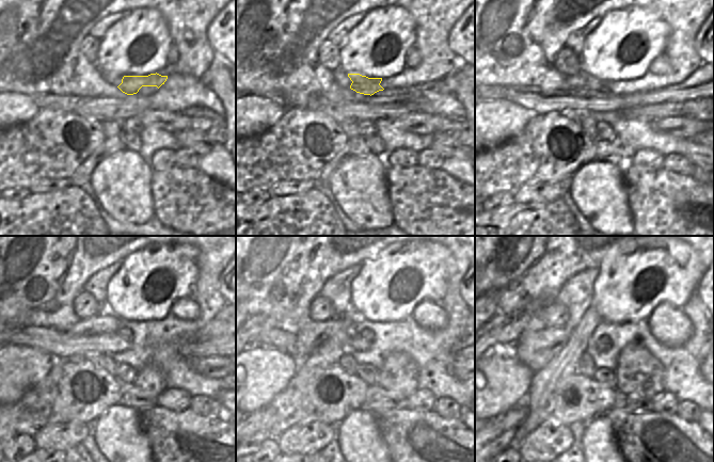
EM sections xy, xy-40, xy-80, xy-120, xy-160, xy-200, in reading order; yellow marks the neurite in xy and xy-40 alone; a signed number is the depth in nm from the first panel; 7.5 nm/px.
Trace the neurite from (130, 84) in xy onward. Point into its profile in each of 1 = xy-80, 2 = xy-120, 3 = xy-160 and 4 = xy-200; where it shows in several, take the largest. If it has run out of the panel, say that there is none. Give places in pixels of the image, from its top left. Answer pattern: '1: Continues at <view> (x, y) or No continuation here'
1: Continues at xy-80 (587, 82)
2: Continues at xy-120 (109, 323)
3: Continues at xy-160 (310, 336)
4: Continues at xy-200 (535, 349)

